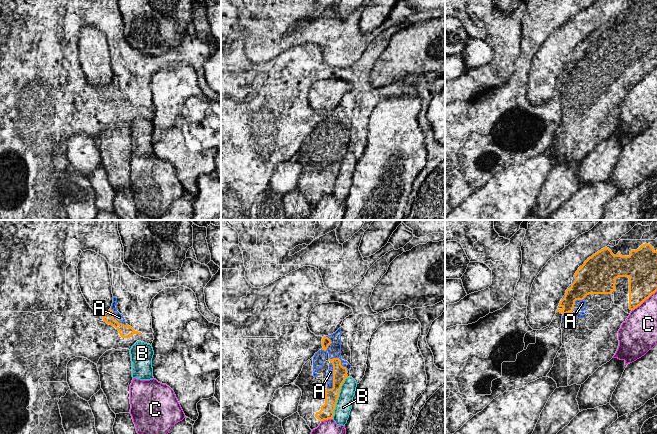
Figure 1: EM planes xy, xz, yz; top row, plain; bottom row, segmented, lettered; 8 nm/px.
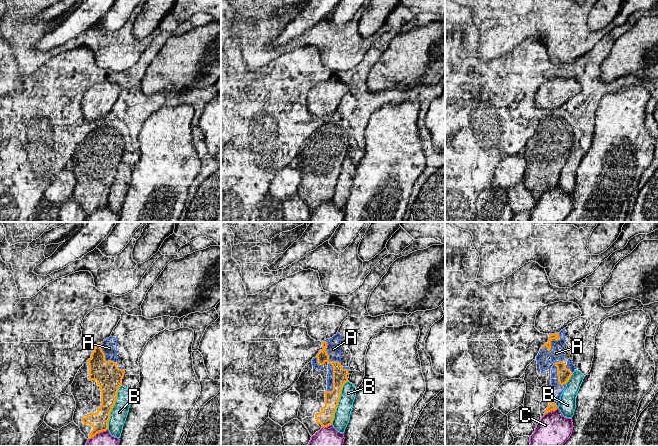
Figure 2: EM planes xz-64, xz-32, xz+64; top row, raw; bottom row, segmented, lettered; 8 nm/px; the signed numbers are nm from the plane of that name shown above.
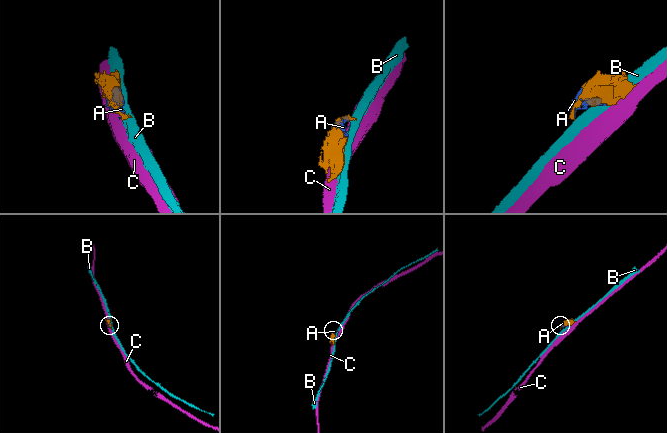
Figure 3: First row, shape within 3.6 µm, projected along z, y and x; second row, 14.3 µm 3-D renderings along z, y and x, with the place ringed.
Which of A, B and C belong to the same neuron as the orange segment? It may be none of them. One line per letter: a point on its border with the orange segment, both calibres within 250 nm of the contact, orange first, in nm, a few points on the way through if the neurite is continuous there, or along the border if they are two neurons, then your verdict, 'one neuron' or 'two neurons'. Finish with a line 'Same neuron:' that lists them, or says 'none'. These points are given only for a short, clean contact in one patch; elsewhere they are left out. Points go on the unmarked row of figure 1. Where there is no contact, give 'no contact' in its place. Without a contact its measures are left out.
A: contact xz (333, 153); calibres 110 and 50 nm; one neuron
B: contact xz (338, 172); calibres 110 and 130 nm; two neurons
C: contact yz (644, 76); calibres 260 and 280 nm; two neurons
Same neuron: A

